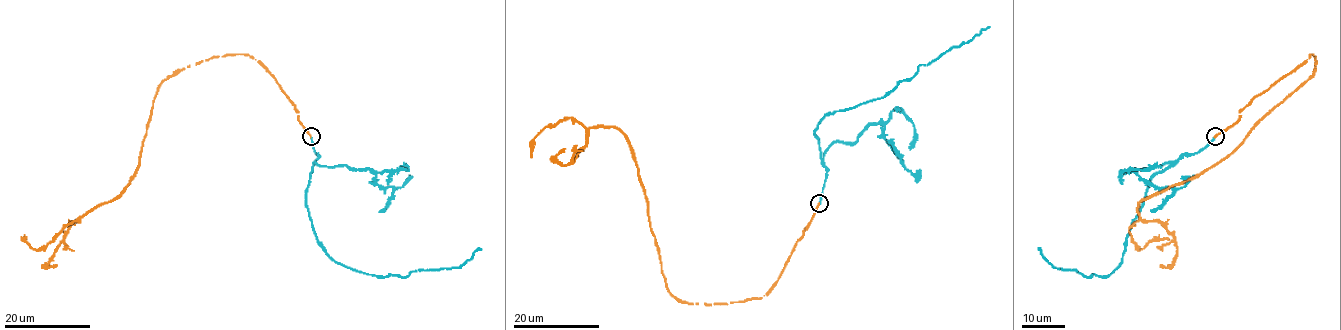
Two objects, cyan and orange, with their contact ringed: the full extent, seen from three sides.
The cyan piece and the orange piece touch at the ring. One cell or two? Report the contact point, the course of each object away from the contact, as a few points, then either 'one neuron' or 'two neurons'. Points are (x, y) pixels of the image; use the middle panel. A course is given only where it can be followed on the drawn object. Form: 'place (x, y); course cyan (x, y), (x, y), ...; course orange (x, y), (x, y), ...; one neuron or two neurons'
place (819, 203); course cyan (819, 204), (826, 170), (815, 131), (820, 120), (885, 97), (919, 65), (990, 26); course orange (819, 204), (762, 298), (686, 303), (667, 288), (634, 154), (618, 129), (561, 119), (533, 141), (531, 157); one neuron

